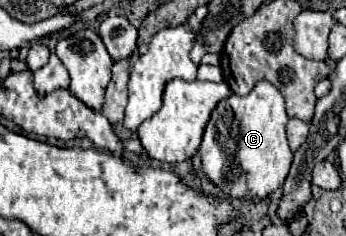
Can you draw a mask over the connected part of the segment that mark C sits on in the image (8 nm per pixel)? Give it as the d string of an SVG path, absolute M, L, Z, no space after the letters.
M262 80L248 96L222 100L210 116L202 144L200 160L208 180L224 194L236 200L258 202L284 184L292 164L292 152L286 140L286 108L278 88Z

